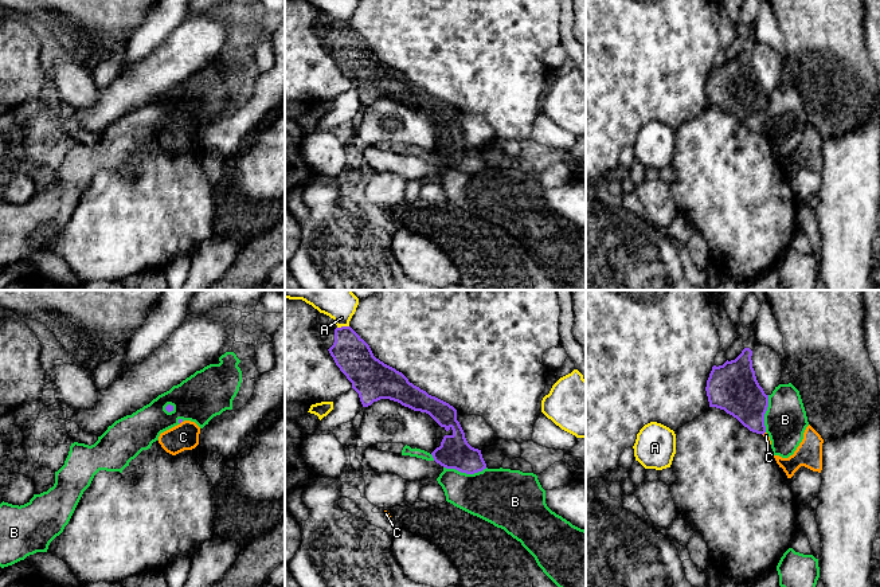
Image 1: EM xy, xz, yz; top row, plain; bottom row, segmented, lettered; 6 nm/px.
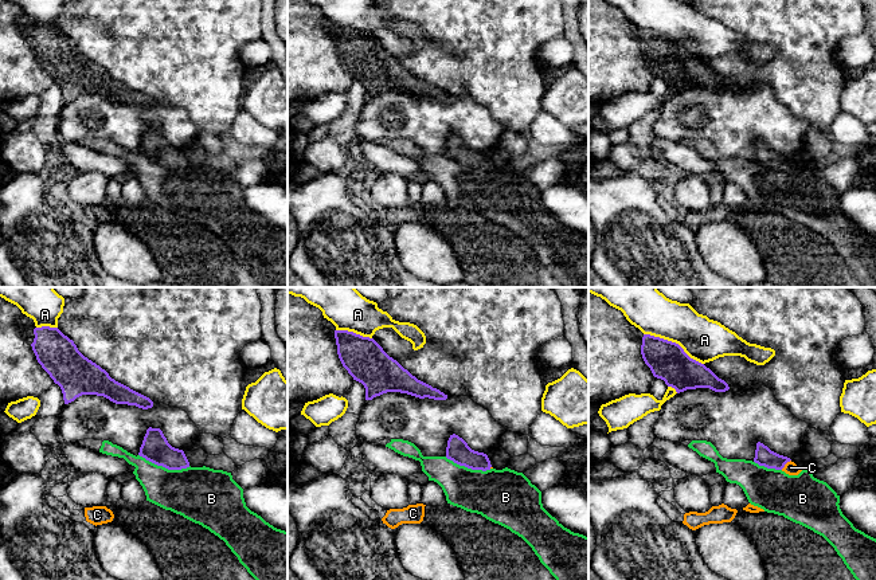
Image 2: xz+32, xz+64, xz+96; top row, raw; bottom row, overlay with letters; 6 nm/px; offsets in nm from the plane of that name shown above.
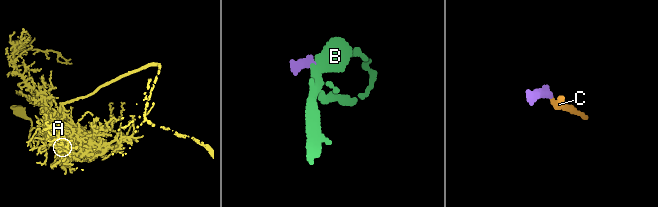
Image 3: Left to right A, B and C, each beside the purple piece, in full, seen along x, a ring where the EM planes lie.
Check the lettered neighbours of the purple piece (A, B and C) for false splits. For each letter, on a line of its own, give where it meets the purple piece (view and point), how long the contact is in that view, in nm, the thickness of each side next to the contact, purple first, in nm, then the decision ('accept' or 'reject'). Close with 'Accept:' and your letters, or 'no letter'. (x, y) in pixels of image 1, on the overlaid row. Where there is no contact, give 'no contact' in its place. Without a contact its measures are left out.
A: xz (343, 327) | 70 nm | 220/280 nm | reject
B: xz (465, 472) | 260 nm | 190/340 nm | reject
C: yz (763, 433) | 30 nm | 240/30 nm | accept
Accept: C

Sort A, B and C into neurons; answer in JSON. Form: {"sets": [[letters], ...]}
{"sets": [["A"], ["B"], ["C"]]}

